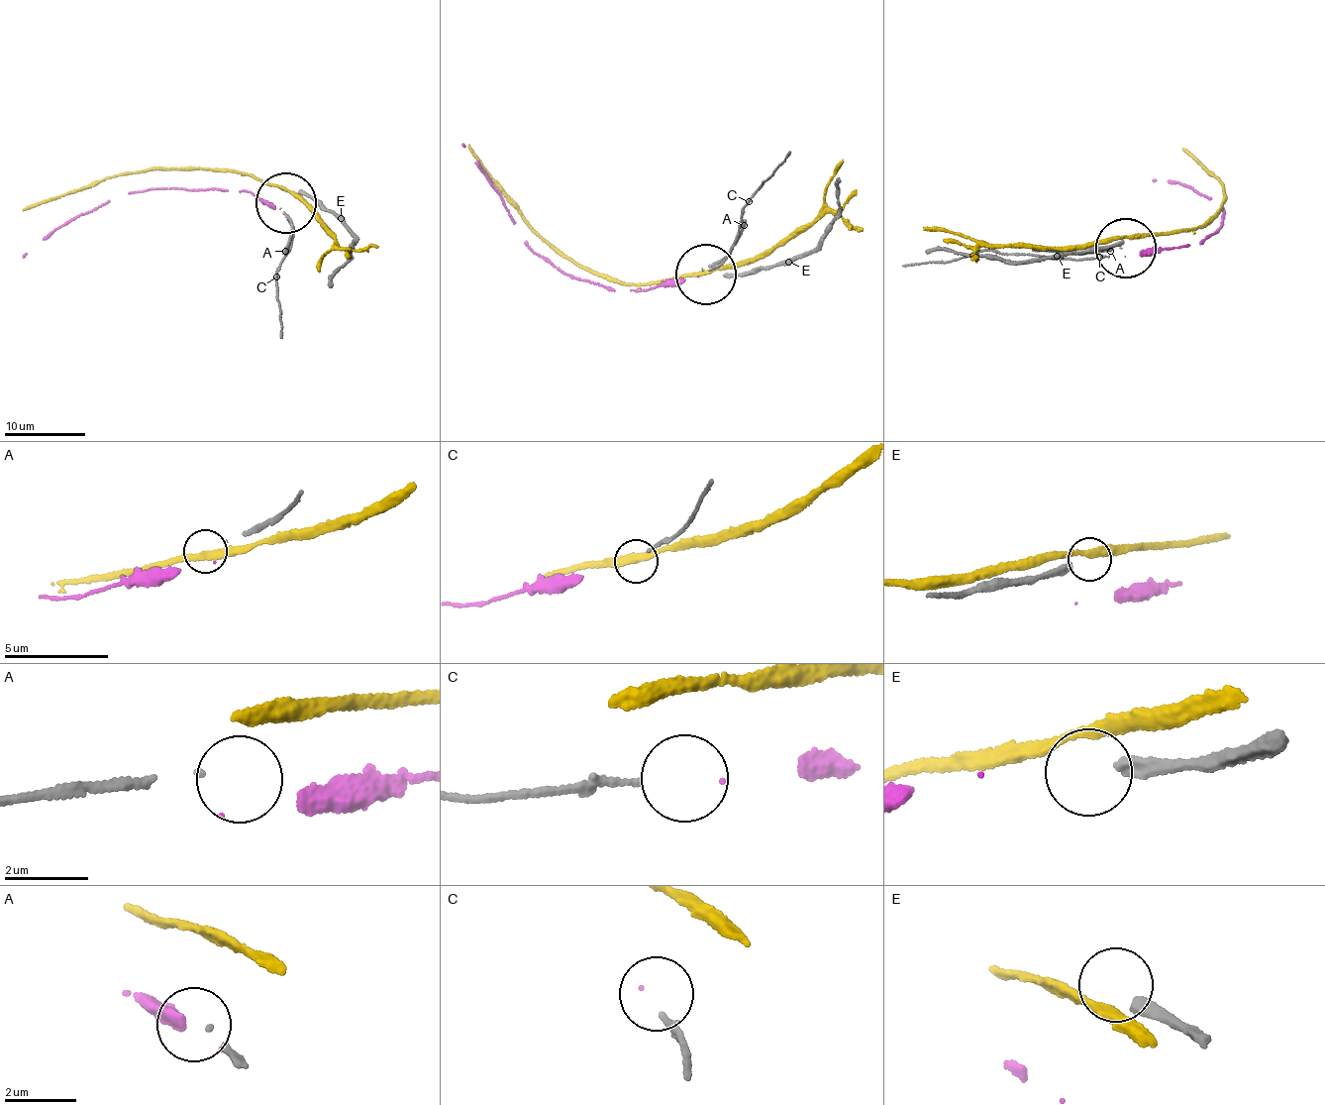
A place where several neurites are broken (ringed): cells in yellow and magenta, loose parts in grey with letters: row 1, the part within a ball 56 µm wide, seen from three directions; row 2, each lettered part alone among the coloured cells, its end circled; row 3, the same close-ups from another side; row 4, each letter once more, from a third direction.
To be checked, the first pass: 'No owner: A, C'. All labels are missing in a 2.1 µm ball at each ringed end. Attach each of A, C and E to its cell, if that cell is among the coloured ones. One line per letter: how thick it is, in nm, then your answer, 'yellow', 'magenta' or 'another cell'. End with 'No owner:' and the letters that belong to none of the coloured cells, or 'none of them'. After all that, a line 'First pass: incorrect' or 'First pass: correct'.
A: 70 nm | another cell
C: 140 nm | magenta
E: 340 nm | another cell
No owner: A, E
First pass: incorrect

